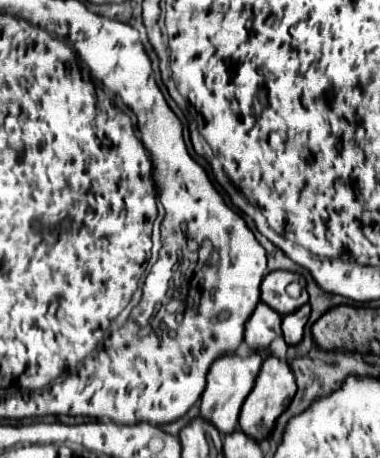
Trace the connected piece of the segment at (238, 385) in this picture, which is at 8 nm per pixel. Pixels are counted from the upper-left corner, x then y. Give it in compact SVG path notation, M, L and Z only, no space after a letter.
M252 352L246 358L240 358L238 354L226 354L210 366L206 390L202 394L202 404L200 404L200 416L206 422L210 422L220 434L230 434L236 430L240 408L250 390L254 388L260 366L262 366L262 356L258 352Z

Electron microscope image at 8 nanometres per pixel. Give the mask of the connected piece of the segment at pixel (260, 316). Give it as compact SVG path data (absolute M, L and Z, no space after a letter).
M260 302L256 306L256 310L252 312L252 316L248 318L248 322L246 322L244 342L252 350L268 348L272 340L282 336L280 322L282 322L282 316L276 310L272 310L270 306L266 306L264 302Z

